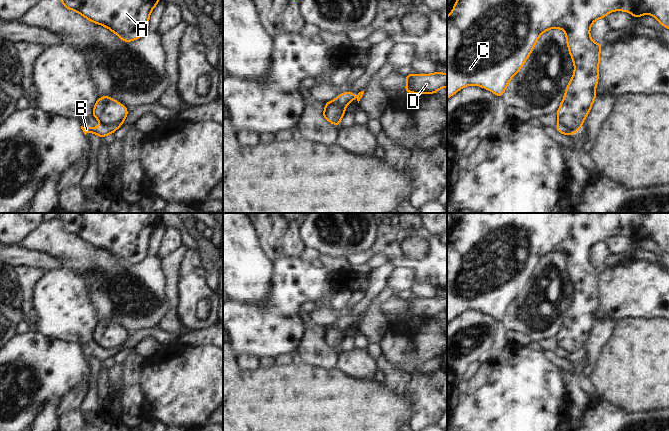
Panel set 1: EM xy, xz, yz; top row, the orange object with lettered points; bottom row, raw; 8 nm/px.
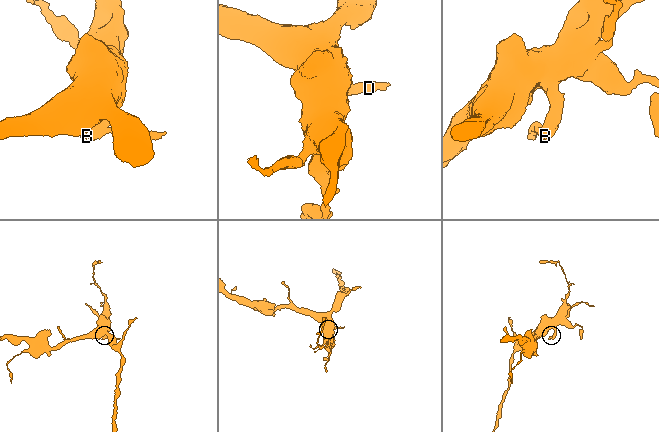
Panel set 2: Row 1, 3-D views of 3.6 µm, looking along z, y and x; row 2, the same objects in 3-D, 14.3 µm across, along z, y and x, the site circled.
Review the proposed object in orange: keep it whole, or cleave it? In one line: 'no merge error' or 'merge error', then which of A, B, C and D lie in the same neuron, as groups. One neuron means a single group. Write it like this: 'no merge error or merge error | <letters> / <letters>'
merge error | A C / B D

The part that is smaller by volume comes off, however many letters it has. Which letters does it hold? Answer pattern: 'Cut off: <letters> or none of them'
Cut off: B, D

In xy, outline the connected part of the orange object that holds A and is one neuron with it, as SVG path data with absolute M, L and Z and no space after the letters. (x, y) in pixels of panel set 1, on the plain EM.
M59 213L63 230L107 251L124 267L147 257L150 237L160 226L158 213Z

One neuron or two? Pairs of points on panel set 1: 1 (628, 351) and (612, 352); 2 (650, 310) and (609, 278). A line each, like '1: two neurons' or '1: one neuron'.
1: one neuron
2: one neuron

